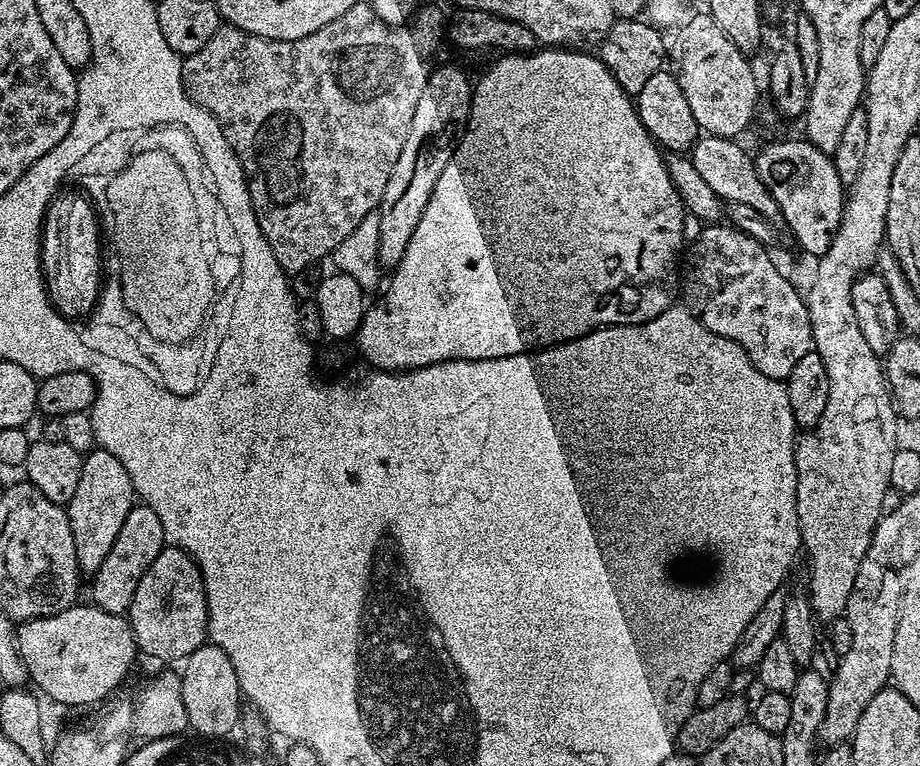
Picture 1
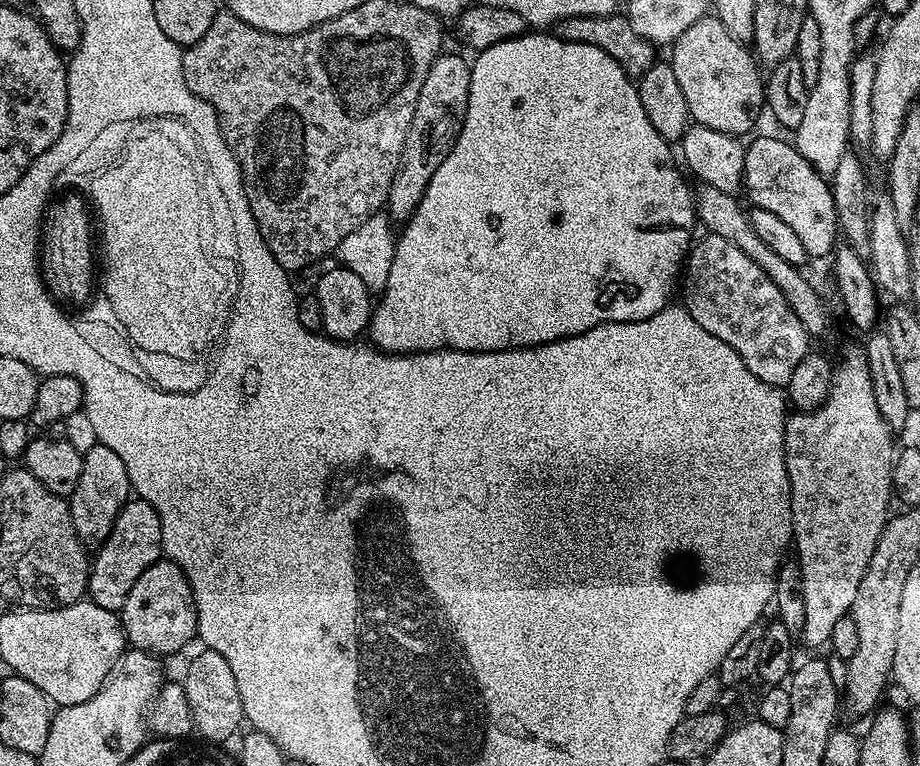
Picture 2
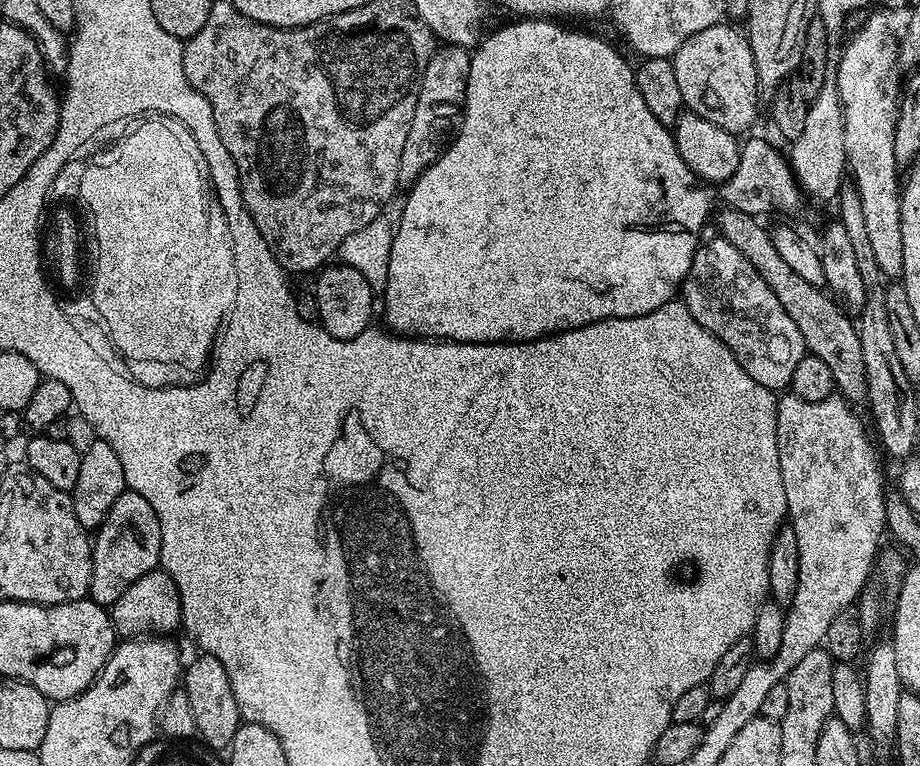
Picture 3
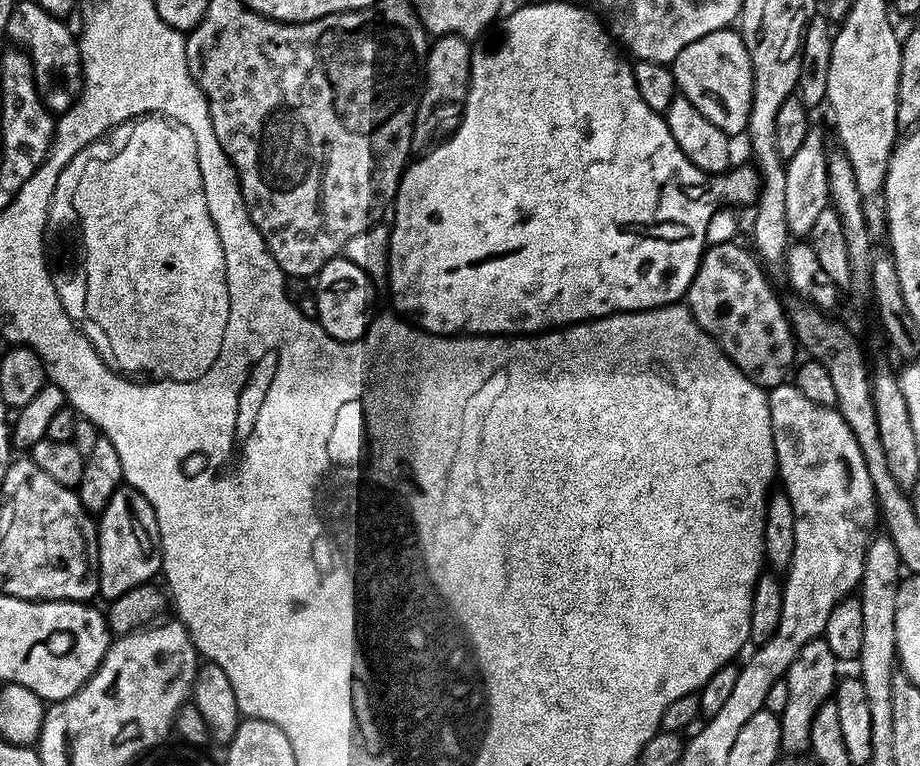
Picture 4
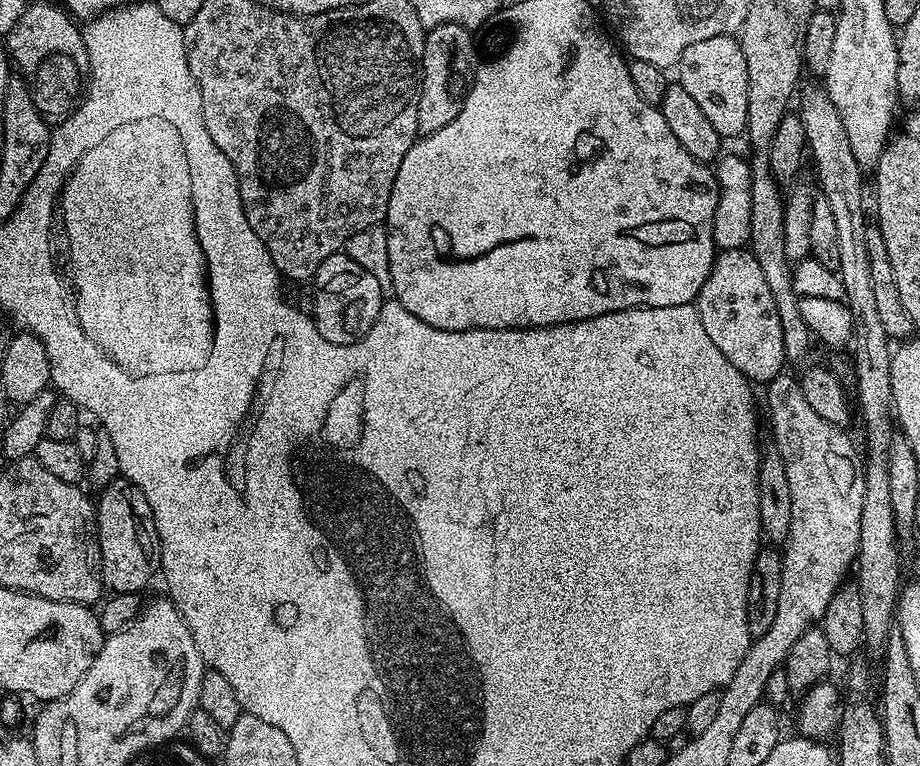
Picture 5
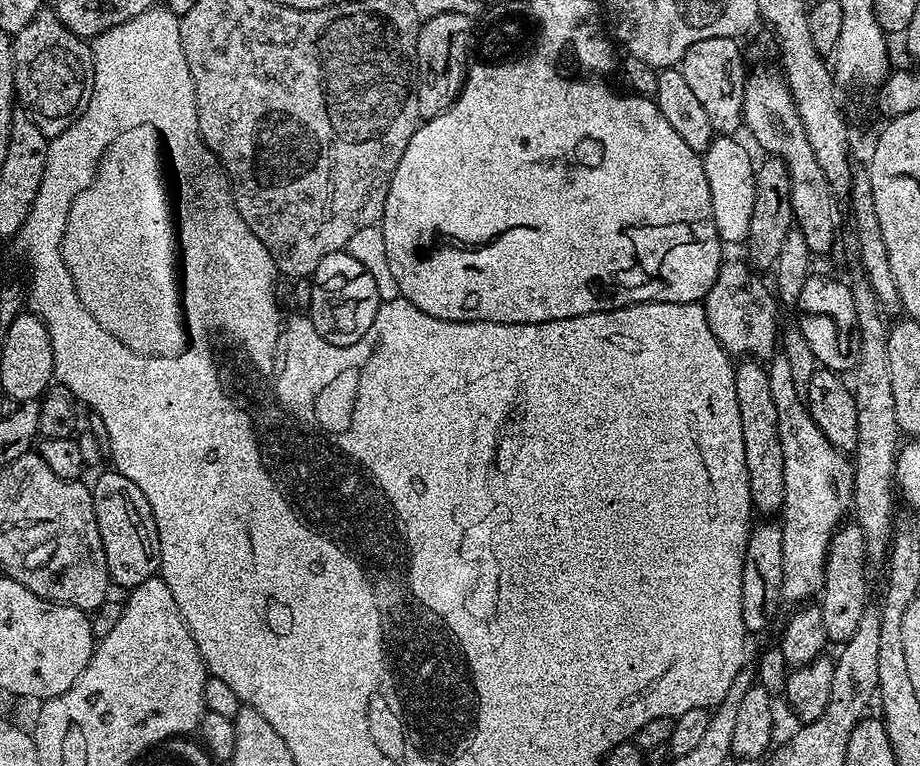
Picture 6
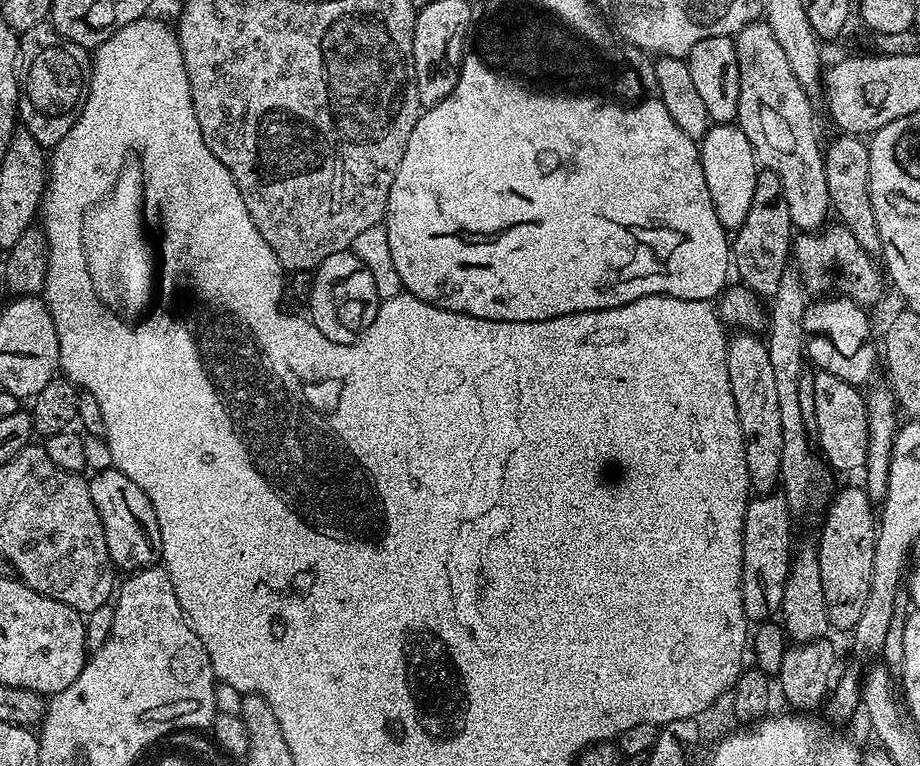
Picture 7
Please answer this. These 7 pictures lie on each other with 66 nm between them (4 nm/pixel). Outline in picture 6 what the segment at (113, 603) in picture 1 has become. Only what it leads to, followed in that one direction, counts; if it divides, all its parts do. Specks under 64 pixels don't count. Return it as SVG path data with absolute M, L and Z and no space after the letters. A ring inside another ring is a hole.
M115 470L102 473L96 481L91 481L90 487L98 534L106 554L108 579L123 590L137 588L160 571L160 539L150 502L146 502L146 494L142 494L126 474Z

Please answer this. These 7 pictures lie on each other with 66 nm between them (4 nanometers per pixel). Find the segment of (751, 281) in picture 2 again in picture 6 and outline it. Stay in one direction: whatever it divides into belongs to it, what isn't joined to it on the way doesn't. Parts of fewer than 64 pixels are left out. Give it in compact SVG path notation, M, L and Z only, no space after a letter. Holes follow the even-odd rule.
M736 260L721 263L718 278L714 278L714 286L710 286L702 303L706 322L710 322L710 330L714 330L714 338L718 338L729 356L768 362L777 355L782 323L776 317L778 301L773 289L769 285L767 288L760 276L763 275L747 263L739 264Z

